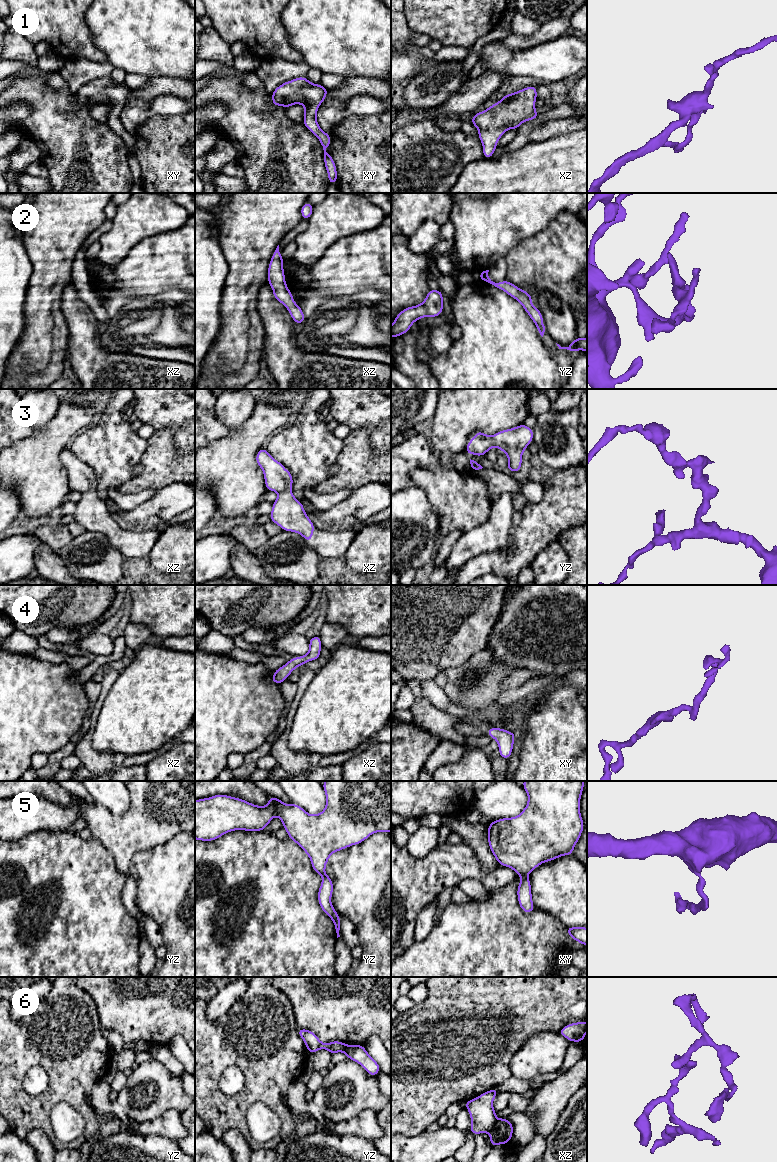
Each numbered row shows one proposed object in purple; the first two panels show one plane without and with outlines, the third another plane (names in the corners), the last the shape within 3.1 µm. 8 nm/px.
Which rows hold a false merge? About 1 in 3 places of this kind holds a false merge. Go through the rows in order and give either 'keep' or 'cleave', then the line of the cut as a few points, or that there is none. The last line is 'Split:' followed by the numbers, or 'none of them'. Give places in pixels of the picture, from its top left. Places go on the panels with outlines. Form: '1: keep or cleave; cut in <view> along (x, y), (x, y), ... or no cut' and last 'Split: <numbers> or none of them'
1: keep; no cut
2: keep; no cut
3: keep; no cut
4: keep; no cut
5: cleave; cut in xy along (521, 875), (527, 876)
6: cleave; cut in xz along (497, 1119), (489, 1132)
Split: 5, 6

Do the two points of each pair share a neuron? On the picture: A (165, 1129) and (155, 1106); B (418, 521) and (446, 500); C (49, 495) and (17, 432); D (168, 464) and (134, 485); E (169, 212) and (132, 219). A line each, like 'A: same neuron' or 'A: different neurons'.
A: different neurons
B: different neurons
C: different neurons
D: same neuron
E: same neuron

